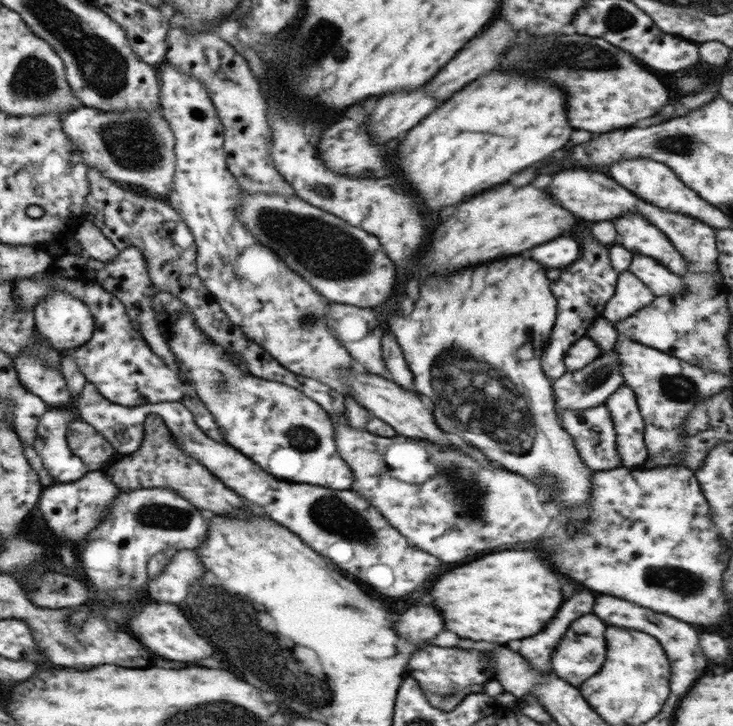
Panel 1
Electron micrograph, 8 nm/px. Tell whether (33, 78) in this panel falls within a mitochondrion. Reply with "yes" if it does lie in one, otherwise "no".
yes

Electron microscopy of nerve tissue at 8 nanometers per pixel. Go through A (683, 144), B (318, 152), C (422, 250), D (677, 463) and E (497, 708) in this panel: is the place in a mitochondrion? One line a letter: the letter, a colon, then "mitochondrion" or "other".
A: mitochondrion
B: other
C: other
D: other
E: other

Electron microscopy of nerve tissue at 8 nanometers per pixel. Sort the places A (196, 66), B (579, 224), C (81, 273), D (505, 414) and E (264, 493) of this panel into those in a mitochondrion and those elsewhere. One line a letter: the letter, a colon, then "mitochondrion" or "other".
A: other
B: other
C: other
D: mitochondrion
E: other

